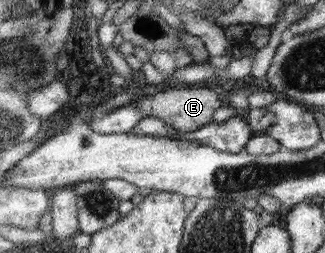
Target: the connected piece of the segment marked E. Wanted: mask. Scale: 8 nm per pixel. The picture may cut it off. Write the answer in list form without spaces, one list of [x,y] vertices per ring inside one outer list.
[[[172,86],[163,87],[154,95],[145,95],[137,102],[144,116],[155,115],[163,121],[167,121],[171,127],[183,133],[195,132],[207,127],[214,121],[215,111],[223,107],[223,101],[219,100],[219,94],[211,86]]]

